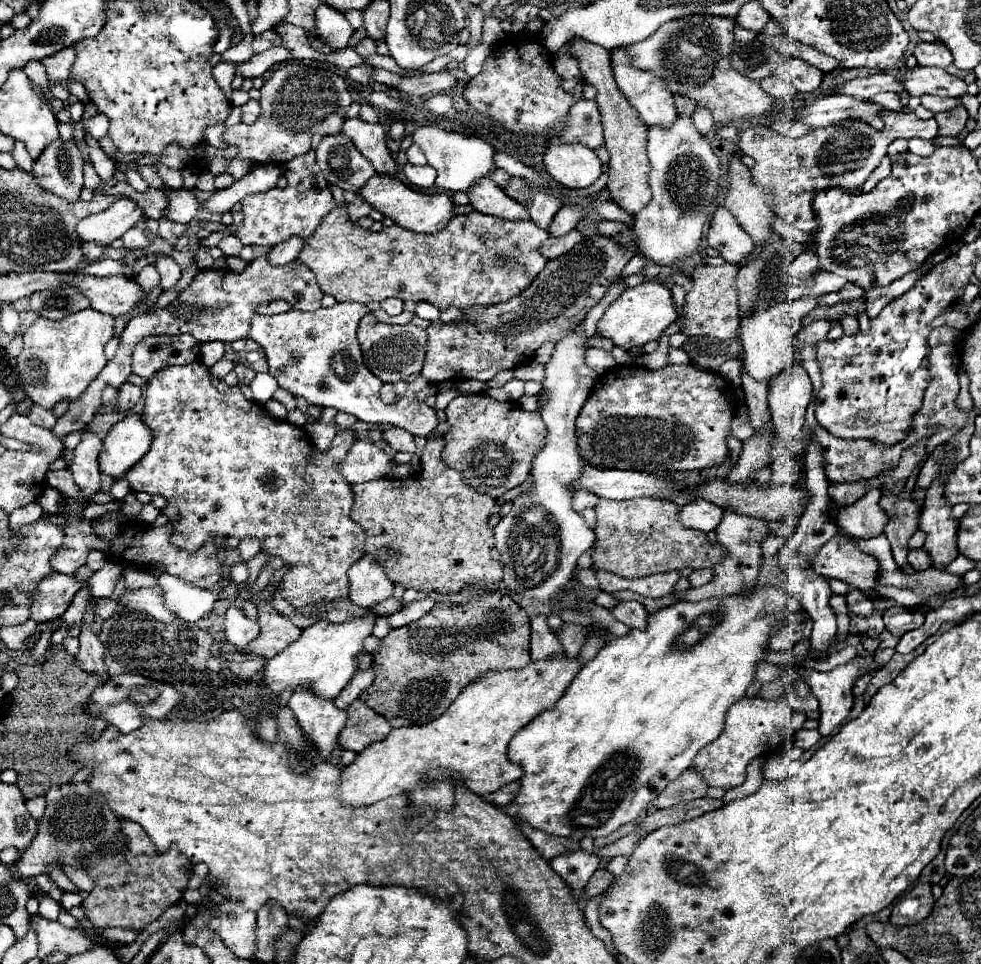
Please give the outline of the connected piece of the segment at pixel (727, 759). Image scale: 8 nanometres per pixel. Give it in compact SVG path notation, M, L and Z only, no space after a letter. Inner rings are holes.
M747 696L742 697L728 709L726 727L722 735L714 743L708 743L708 747L704 747L700 755L696 755L692 767L704 775L710 787L730 789L740 785L746 777L746 765L754 757L758 755L768 757L780 747L780 743L784 745L788 739L792 739L794 733L790 725L792 716L793 711L784 696L772 700L762 697L752 697L752 699Z

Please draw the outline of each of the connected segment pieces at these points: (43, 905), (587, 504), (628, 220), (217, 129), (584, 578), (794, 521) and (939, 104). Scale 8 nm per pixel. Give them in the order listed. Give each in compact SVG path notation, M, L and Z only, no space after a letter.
M44 897L44 899L40 899L40 915L42 917L46 917L46 919L50 919L50 921L56 921L58 919L58 915L60 915L60 911L62 911L62 907L60 907L60 903L58 901L54 901L54 899L50 899L50 897Z
M578 491L576 495L574 495L574 509L576 511L584 511L584 509L590 509L590 507L596 507L596 503L598 503L600 499L598 499L598 495L594 495L594 493L590 493L590 491Z
M592 200L591 206L595 212L598 212L602 219L622 222L628 226L632 226L634 224L633 216L621 209L612 200L606 202L597 202Z
M210 125L210 127L206 127L206 131L204 131L204 143L214 145L218 149L224 149L226 145L224 145L224 141L220 141L220 135L222 135L224 129L226 129L224 125Z
M576 567L576 569L574 569L574 575L576 575L578 583L582 583L584 587L588 587L588 589L598 589L598 581L596 581L596 575L594 575L592 569L580 569L580 567Z
M788 517L788 519L784 519L784 521L770 521L770 523L768 523L768 529L770 529L772 533L776 533L776 535L790 537L790 535L794 533L796 525L798 525L798 517Z
M922 95L920 101L922 101L922 107L926 107L932 113L948 111L948 109L956 107L958 103L962 103L960 99L944 99L944 97L932 97L932 95Z

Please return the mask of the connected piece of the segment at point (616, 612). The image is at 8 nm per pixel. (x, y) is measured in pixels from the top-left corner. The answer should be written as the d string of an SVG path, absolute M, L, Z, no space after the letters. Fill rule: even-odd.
M628 601L628 603L618 603L610 609L610 613L622 621L624 625L632 627L632 629L644 629L646 627L646 617L648 617L648 611L642 603L638 601Z

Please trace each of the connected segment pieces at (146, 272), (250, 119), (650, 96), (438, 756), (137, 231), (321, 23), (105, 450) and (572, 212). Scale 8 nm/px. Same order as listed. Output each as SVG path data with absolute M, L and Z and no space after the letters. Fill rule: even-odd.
M144 267L134 279L136 279L136 283L140 283L140 287L144 287L144 291L150 291L160 283L160 275L154 267Z
M248 101L242 105L242 121L244 123L254 123L258 117L258 101Z
M616 47L610 51L610 59L612 59L612 67L614 67L614 75L616 75L616 83L618 89L630 99L632 107L638 111L640 119L650 127L650 125L670 125L672 119L676 119L676 107L674 107L674 99L672 93L666 89L666 83L662 77L658 77L652 71L644 71L638 67L632 67L632 57L628 55L626 47Z
M560 653L542 661L530 661L522 669L488 671L480 675L460 691L456 701L438 719L426 725L392 729L382 741L376 741L358 753L356 761L344 767L338 787L340 801L348 807L362 807L394 793L408 791L414 809L450 809L454 803L454 789L450 783L438 783L438 779L460 777L460 781L480 797L520 779L524 773L522 767L508 759L510 739L532 721L532 717L550 709L580 669L582 663L578 657ZM424 779L434 779L434 783L418 789L418 781Z
M134 225L132 229L128 229L128 231L122 235L122 241L124 241L124 247L126 247L126 249L144 249L144 247L150 245L144 229L138 227L138 225Z
M320 5L320 9L316 11L316 29L320 39L326 45L330 45L334 51L347 47L354 33L348 19L340 11L326 5Z
M126 415L106 435L100 451L100 471L120 479L134 463L138 463L154 441L154 433L142 415Z
M564 205L556 215L554 219L550 221L550 227L548 227L548 235L550 237L562 237L566 235L570 229L576 227L576 223L580 219L586 217L586 211L584 207L580 205Z

